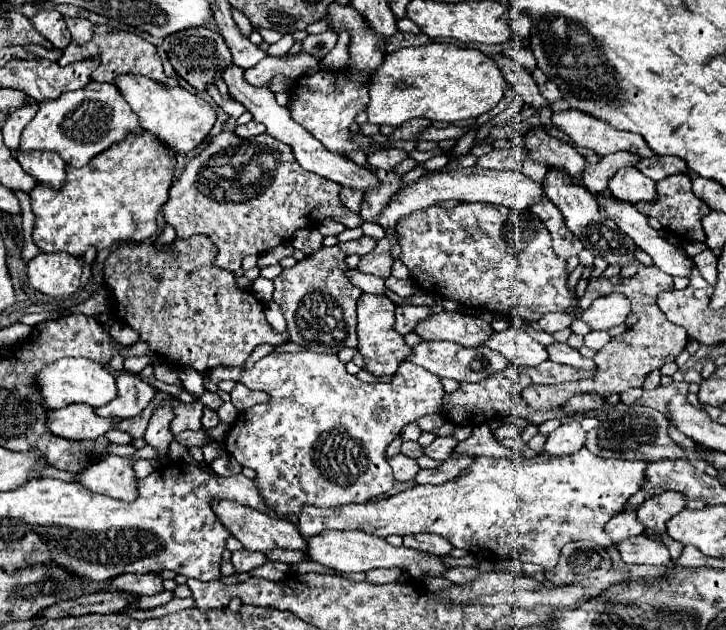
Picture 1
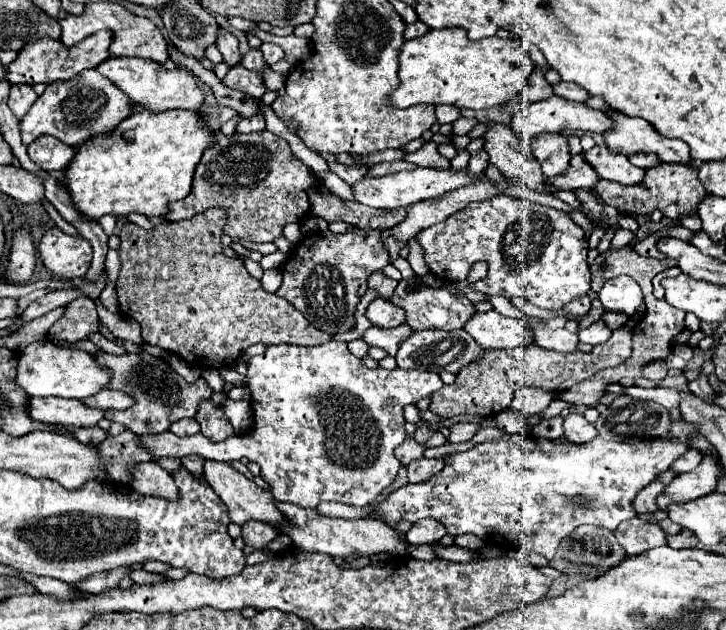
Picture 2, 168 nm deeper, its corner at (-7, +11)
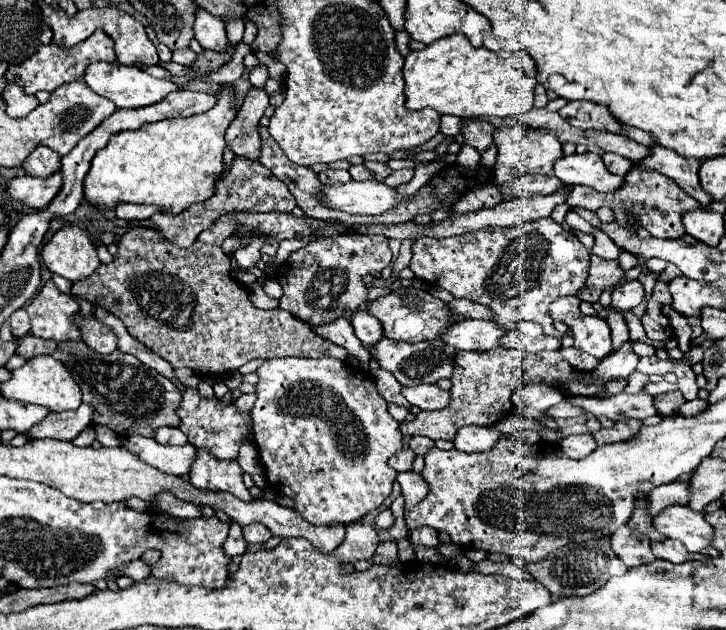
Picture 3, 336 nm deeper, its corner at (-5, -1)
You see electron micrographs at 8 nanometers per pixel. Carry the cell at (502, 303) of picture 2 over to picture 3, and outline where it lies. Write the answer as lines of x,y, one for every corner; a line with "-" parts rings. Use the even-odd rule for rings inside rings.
454,300
454,302
450,302
448,304
450,306
450,310
452,310
452,314
466,314
468,318
490,318
492,320
492,310
488,308
488,306
476,306
474,302
470,302
470,300

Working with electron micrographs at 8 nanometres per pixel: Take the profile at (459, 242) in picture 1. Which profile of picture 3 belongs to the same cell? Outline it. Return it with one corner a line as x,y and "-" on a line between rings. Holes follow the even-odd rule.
552,218
534,220
512,228
488,228
478,232
466,232
450,238
418,238
412,244
410,262
410,270
418,278
448,290
456,298
468,298
472,302
486,304
488,308
492,308
496,314
496,322
502,328
512,330
520,320
534,320
542,324
544,332
550,336
558,334
552,324
554,320
550,316
550,304
564,296
576,296
586,284
588,268
590,252
572,232
564,230
562,224
554,222

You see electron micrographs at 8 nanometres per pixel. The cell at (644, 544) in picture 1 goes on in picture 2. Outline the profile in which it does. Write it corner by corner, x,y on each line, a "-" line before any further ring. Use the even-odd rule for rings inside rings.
634,516
616,528
616,540
626,550
628,556
636,556
650,548
664,546
666,534
660,530
656,522

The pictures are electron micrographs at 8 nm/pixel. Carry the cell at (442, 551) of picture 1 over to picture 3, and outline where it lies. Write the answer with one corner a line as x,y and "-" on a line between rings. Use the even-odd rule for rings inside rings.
422,526
422,528
412,530
410,540
416,546
428,546
428,548
436,548
440,544
438,542
438,532
434,528
430,528
430,526

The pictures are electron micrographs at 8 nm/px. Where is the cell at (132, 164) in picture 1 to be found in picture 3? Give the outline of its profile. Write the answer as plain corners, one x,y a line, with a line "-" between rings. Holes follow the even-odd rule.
222,86
216,96
216,106
204,114
160,120
110,136
108,146
96,152
84,178
84,200
92,208
104,210
116,210
122,202
152,204
168,214
180,214
190,204
208,200
214,192
214,180
224,168
224,132
236,116
228,86

